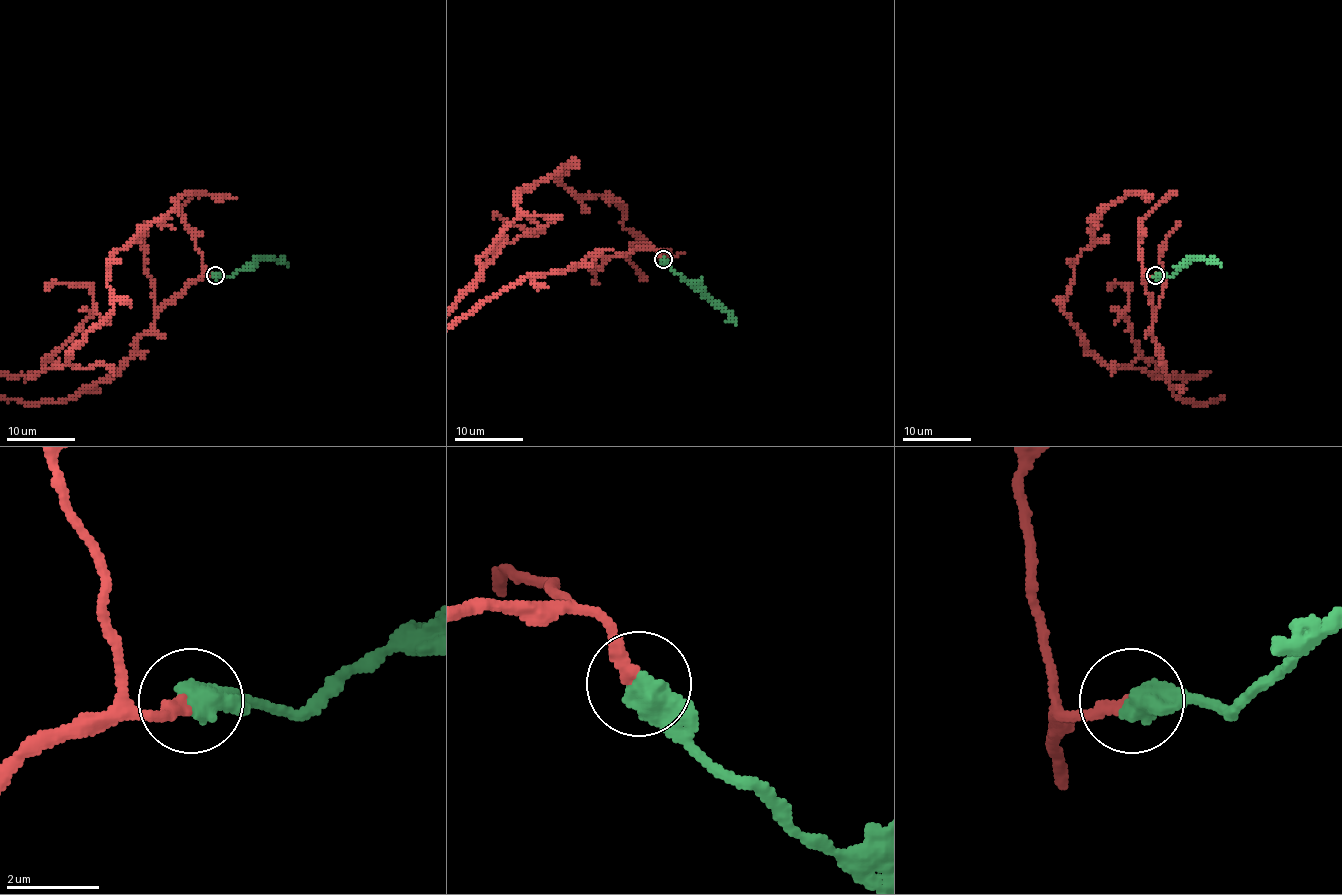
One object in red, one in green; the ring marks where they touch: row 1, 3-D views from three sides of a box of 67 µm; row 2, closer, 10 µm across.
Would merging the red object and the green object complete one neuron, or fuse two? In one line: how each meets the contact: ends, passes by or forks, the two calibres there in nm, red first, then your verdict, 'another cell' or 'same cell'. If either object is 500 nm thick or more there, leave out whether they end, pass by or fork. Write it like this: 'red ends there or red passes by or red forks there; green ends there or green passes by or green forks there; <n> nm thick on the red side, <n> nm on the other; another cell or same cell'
260 nm thick on the red side, 650 nm on the other; same cell

